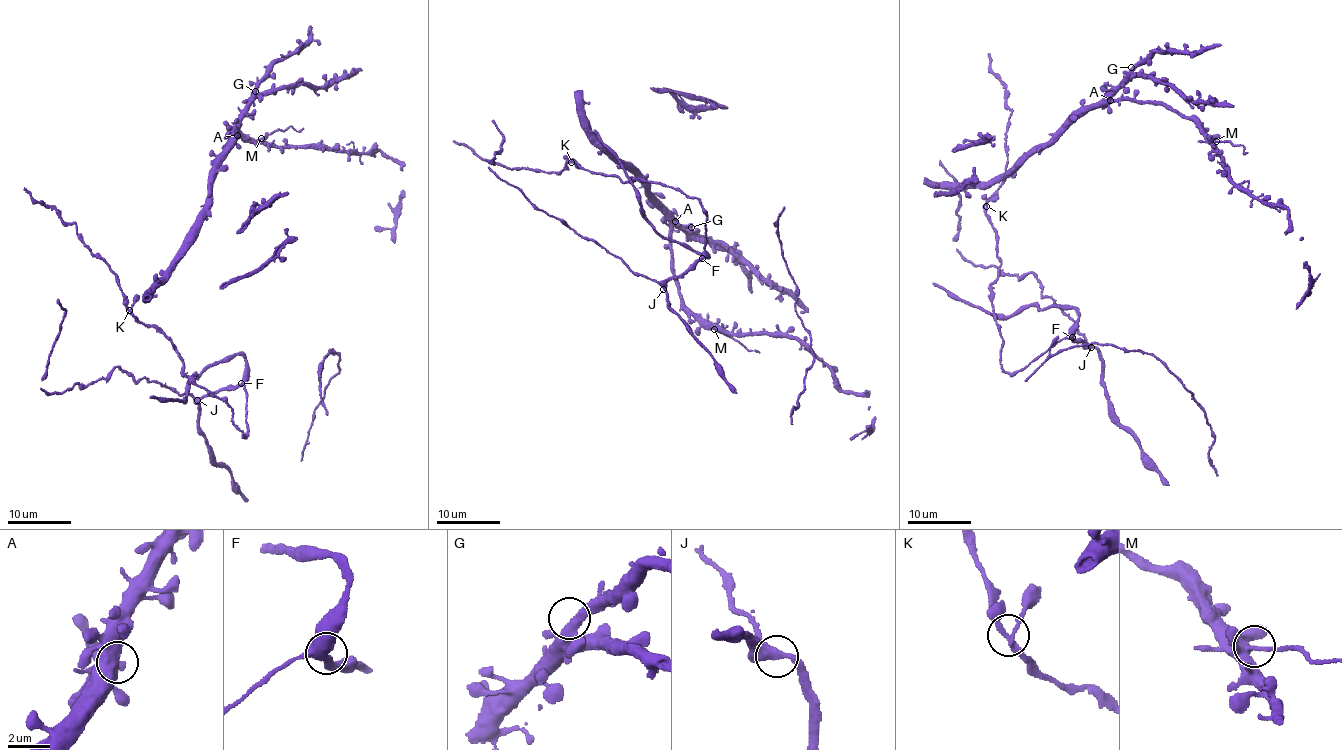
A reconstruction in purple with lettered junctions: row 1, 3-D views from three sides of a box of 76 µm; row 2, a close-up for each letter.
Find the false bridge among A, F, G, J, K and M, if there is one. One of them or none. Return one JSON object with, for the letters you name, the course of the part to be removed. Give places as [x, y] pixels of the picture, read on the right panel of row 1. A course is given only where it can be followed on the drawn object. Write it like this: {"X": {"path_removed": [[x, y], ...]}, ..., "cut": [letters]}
{"M": {"path_removed": [[1216, 140], [1242, 144], [1244, 152], [1248, 153]]}, "cut": ["M"]}

